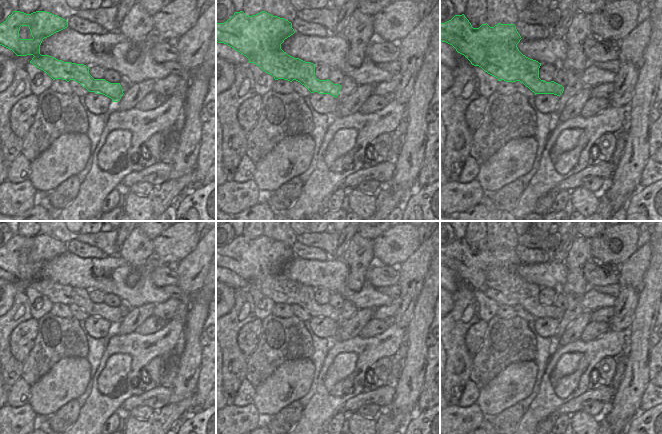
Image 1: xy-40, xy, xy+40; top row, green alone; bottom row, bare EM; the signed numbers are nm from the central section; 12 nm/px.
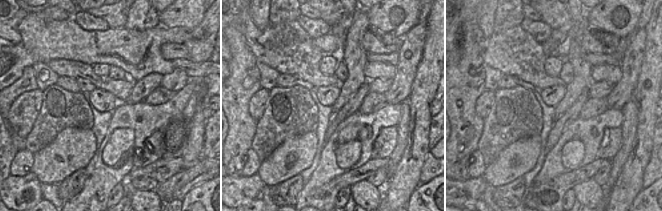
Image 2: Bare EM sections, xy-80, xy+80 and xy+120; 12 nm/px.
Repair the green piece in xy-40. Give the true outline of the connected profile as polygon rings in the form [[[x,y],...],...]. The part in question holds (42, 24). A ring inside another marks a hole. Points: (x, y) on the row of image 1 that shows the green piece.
[[[13,11],[8,18],[0,24],[0,45],[12,50],[17,56],[33,55],[30,61],[34,66],[46,72],[53,80],[62,79],[69,82],[75,80],[85,87],[89,92],[103,94],[112,99],[113,102],[118,102],[123,96],[123,89],[120,83],[110,83],[105,79],[94,79],[89,74],[89,67],[84,64],[76,64],[64,62],[49,55],[40,54],[40,45],[44,38],[53,35],[68,27],[67,20],[46,11],[36,11],[31,14],[26,14],[20,11]],[[21,26],[28,26],[32,39],[20,39],[19,31]]]

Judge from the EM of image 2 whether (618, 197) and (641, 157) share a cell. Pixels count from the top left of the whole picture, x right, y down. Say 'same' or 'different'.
same

